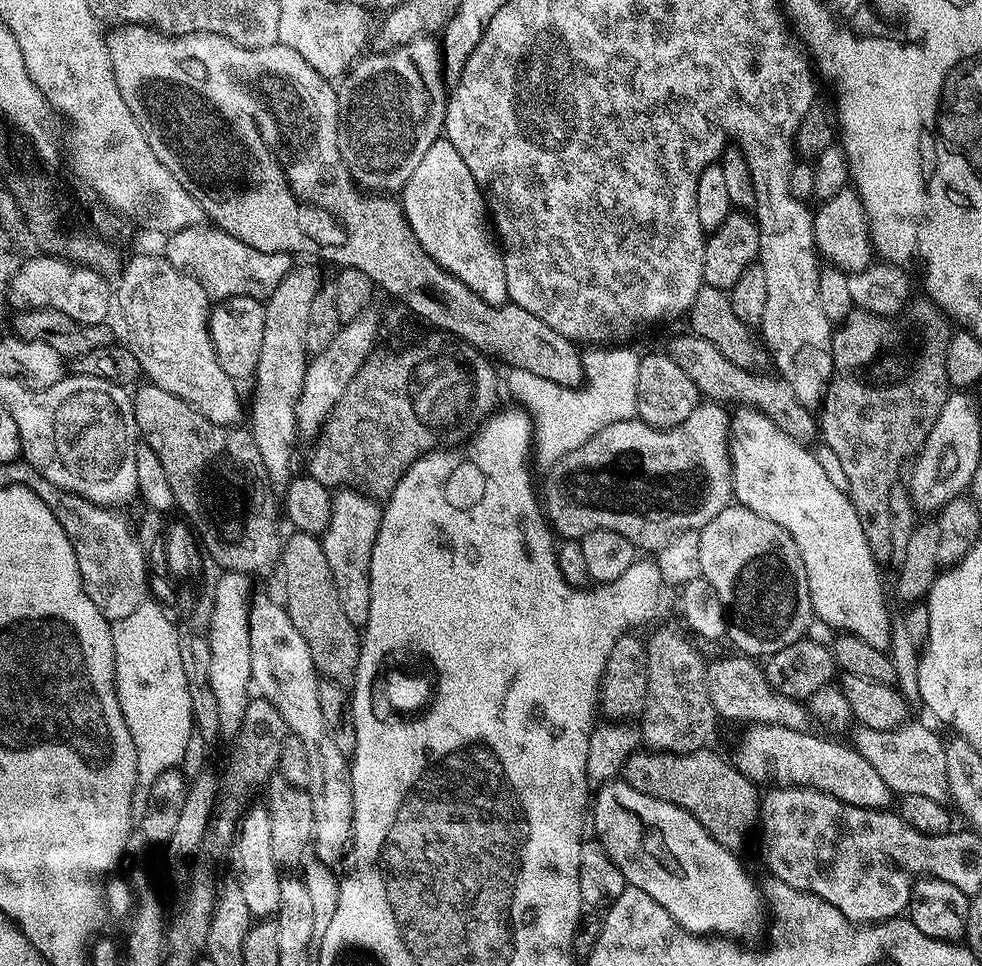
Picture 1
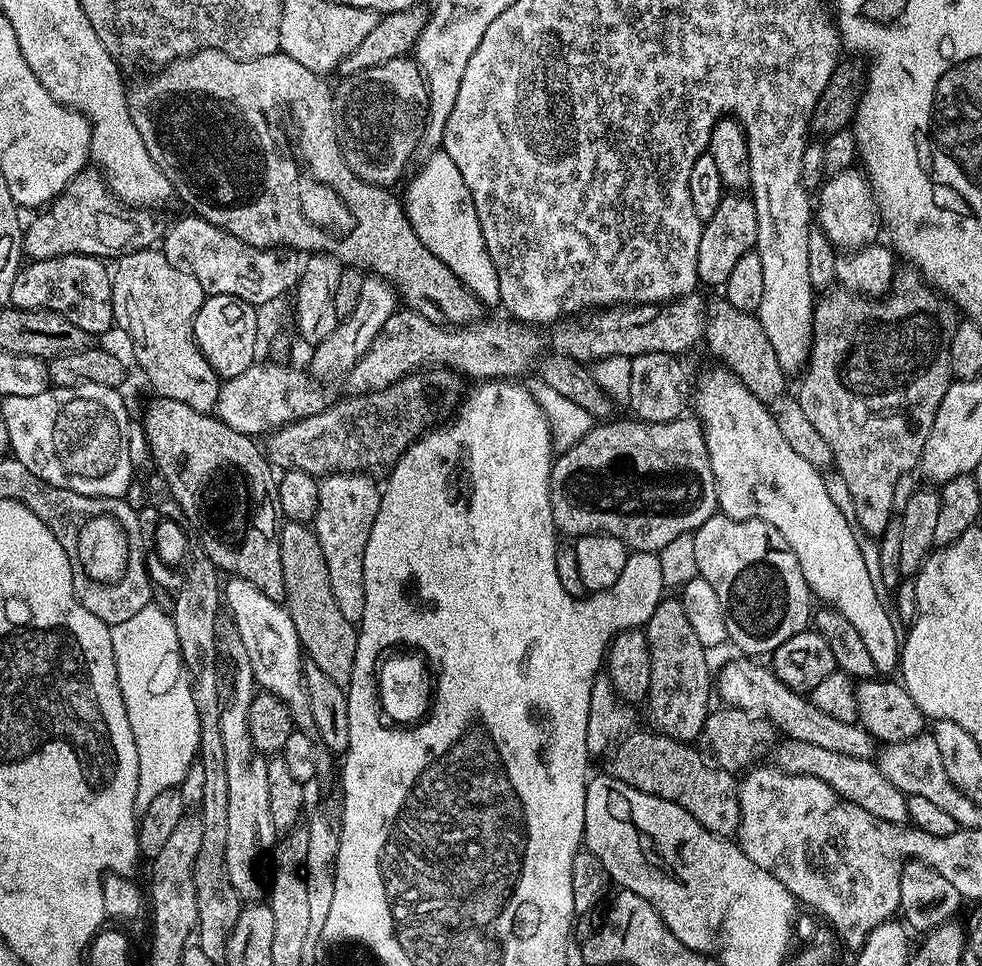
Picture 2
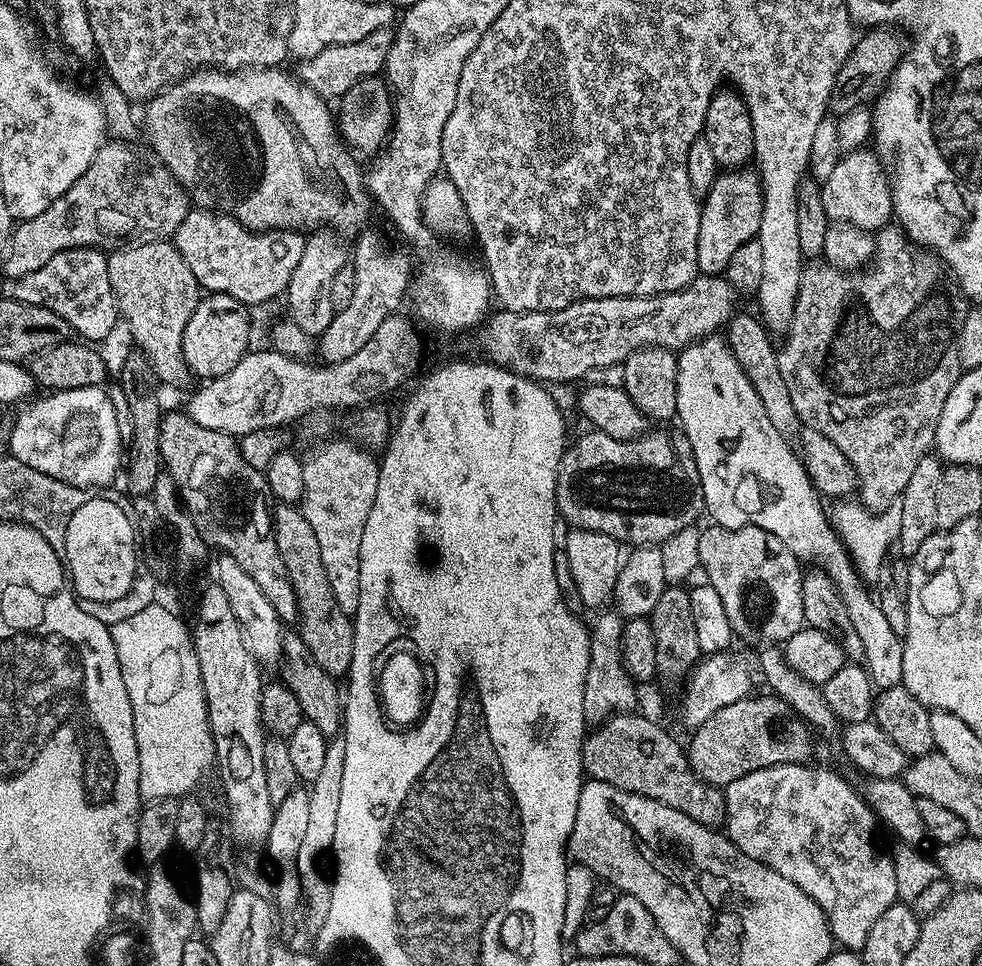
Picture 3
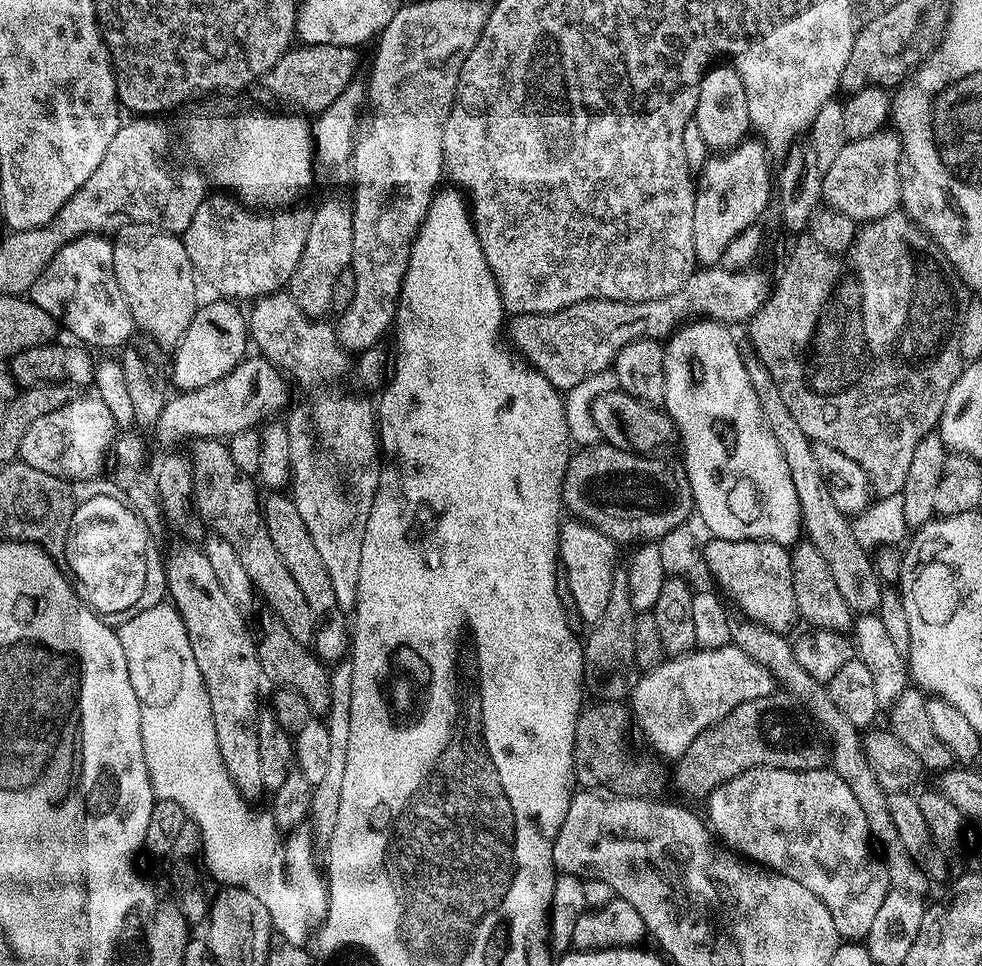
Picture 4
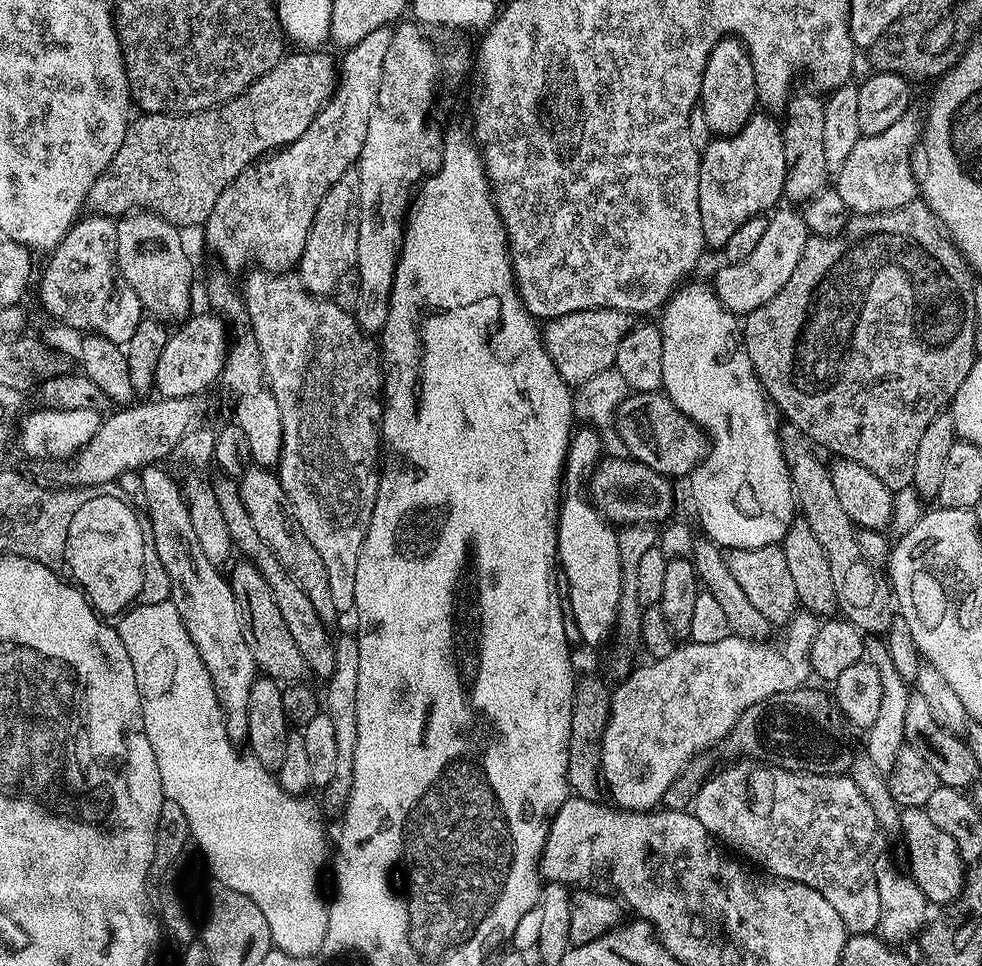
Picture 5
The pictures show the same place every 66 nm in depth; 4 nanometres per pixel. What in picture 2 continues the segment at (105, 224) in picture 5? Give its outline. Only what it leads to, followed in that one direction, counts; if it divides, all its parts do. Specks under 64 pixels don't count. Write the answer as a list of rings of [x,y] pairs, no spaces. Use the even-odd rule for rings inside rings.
[[[66,254],[25,263],[20,273],[14,278],[14,290],[10,290],[11,307],[44,308],[47,312],[62,314],[62,318],[74,322],[74,326],[82,326],[82,330],[90,334],[104,332],[111,326],[112,312],[114,313],[112,277],[109,265],[104,264],[107,263],[99,256],[83,256],[82,254]]]

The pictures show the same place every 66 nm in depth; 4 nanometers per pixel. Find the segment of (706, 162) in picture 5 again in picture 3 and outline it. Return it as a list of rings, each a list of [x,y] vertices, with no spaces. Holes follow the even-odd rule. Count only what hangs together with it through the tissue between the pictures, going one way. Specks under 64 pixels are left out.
[[[724,170],[717,175],[714,186],[702,197],[700,205],[701,221],[698,225],[697,266],[699,271],[706,276],[723,274],[730,262],[730,257],[735,253],[742,242],[757,239],[762,217],[763,190],[760,177],[755,171],[749,170]]]

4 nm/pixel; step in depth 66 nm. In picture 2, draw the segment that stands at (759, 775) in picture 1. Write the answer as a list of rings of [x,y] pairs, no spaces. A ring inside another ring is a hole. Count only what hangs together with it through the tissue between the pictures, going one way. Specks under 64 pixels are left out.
[[[781,739],[774,748],[775,767],[783,772],[789,772],[795,776],[810,776],[812,778],[822,778],[826,786],[833,788],[843,800],[850,801],[854,806],[862,806],[866,814],[874,814],[874,818],[882,818],[882,822],[894,822],[895,824],[908,824],[908,797],[886,774],[882,774],[879,763],[872,760],[863,760],[862,758],[849,758],[847,754],[837,754],[834,750],[825,750],[823,746],[814,746],[810,742],[798,742],[797,740]]]

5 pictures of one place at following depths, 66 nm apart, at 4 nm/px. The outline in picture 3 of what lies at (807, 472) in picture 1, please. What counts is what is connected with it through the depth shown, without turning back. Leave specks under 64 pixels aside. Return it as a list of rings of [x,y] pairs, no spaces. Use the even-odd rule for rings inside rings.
[[[713,334],[679,349],[676,357],[676,414],[680,420],[679,431],[690,442],[694,462],[698,466],[698,478],[704,495],[704,507],[707,515],[712,515],[721,528],[742,528],[745,524],[754,524],[774,534],[796,555],[797,560],[811,562],[833,580],[838,594],[846,604],[847,613],[854,622],[855,632],[859,635],[864,651],[863,663],[868,675],[877,689],[899,688],[902,684],[902,654],[904,641],[896,634],[882,614],[877,598],[866,587],[856,572],[855,566],[844,548],[843,542],[836,535],[829,520],[825,505],[820,505],[822,496],[804,469],[801,457],[794,451],[793,445],[774,430],[766,410],[762,410],[762,398],[750,386],[750,378],[742,370],[738,358],[728,349],[727,339]]]

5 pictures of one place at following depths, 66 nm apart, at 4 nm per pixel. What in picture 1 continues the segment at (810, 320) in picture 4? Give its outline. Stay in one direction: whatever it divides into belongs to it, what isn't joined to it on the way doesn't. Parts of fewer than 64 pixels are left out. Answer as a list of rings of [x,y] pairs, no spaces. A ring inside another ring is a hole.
[[[913,303],[895,316],[874,316],[863,310],[853,310],[849,316],[845,316],[832,334],[832,378],[826,385],[818,408],[819,435],[823,443],[834,450],[834,457],[843,467],[849,483],[847,495],[858,514],[858,526],[862,526],[872,556],[880,566],[887,565],[891,558],[890,488],[898,483],[899,476],[896,475],[904,460],[905,464],[911,461],[926,434],[930,434],[930,426],[934,426],[950,395],[946,346],[953,329],[945,313],[931,303],[923,303]]]

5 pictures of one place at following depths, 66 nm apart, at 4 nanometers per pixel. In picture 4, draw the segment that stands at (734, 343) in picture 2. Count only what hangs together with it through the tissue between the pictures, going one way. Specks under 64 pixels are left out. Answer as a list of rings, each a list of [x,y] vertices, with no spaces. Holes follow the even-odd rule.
[[[752,354],[745,359],[744,365],[750,374],[750,386],[754,386],[754,394],[758,394],[760,399],[764,424],[770,430],[770,434],[774,434],[778,447],[782,449],[782,458],[786,458],[786,466],[790,466],[790,478],[794,478],[796,497],[800,503],[803,535],[826,560],[826,565],[834,576],[835,585],[838,586],[839,593],[842,594],[843,601],[849,606],[850,611],[854,614],[875,613],[879,606],[882,576],[876,572],[873,557],[855,540],[849,517],[834,506],[830,491],[824,485],[822,471],[815,461],[813,441],[809,440],[806,434],[802,434],[798,422],[794,422],[794,414],[790,414],[786,402],[782,402],[782,394],[779,393],[778,386],[764,363]]]

